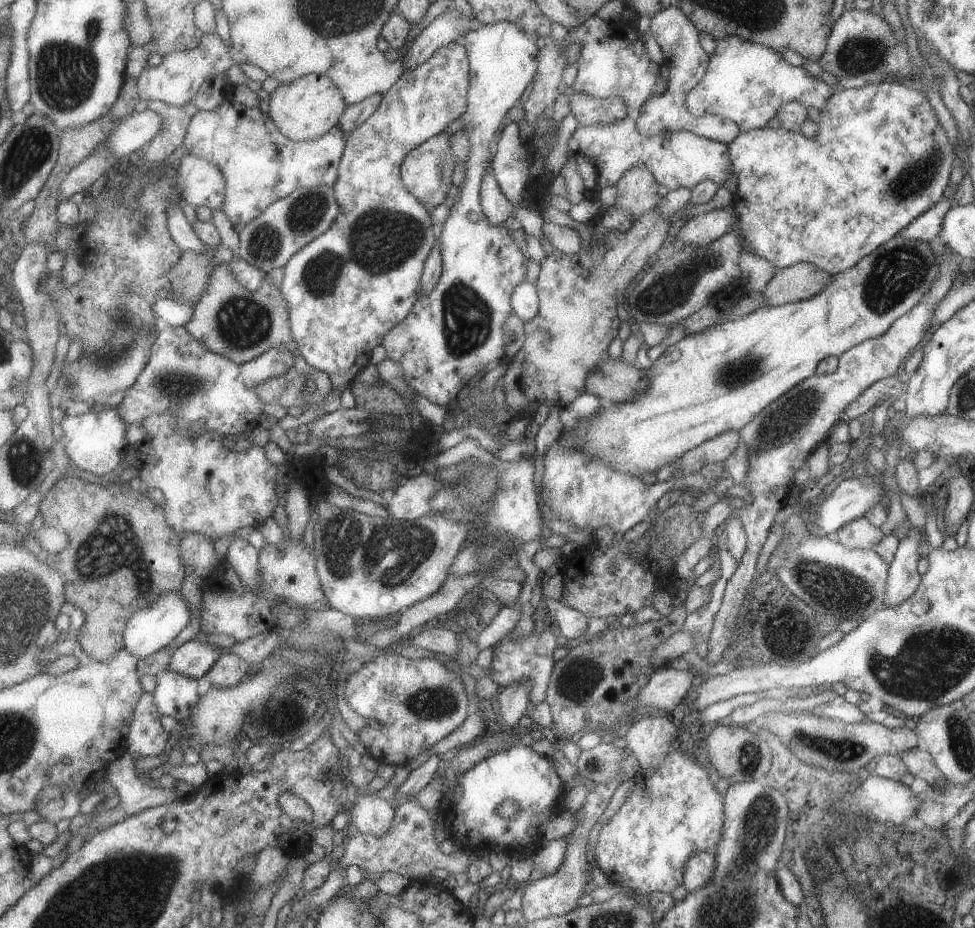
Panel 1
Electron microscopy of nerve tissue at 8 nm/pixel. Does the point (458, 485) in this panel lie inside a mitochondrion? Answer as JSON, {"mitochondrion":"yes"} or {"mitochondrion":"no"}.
{"mitochondrion":"yes"}

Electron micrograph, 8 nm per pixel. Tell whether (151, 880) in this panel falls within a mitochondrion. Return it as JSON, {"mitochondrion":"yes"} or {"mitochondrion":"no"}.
{"mitochondrion":"yes"}

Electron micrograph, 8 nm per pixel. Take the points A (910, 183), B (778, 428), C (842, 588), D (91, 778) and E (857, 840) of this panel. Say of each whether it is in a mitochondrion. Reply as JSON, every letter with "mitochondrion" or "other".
{"A":"mitochondrion","B":"mitochondrion","C":"mitochondrion","D":"other","E":"other"}

